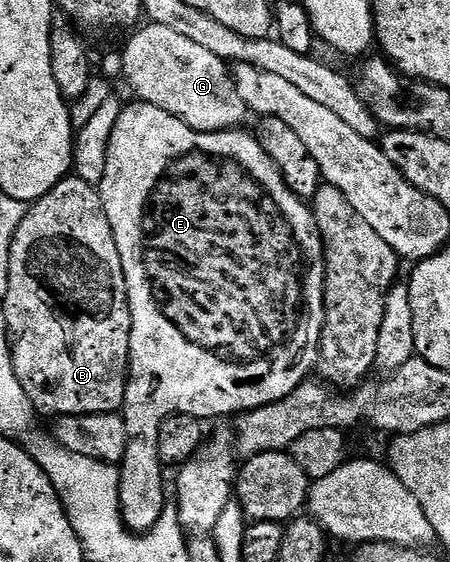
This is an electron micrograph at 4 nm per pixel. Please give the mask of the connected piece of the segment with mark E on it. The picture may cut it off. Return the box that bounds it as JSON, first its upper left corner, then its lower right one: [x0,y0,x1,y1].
[99,100,325,532]

